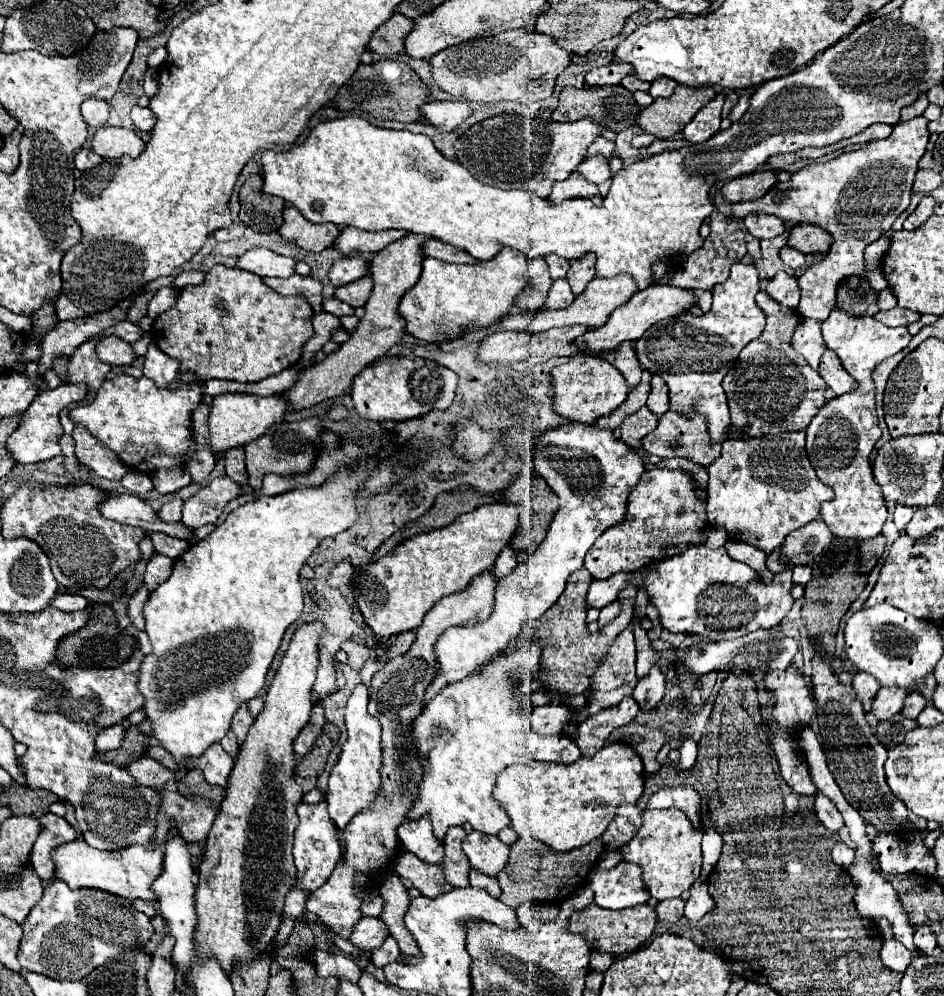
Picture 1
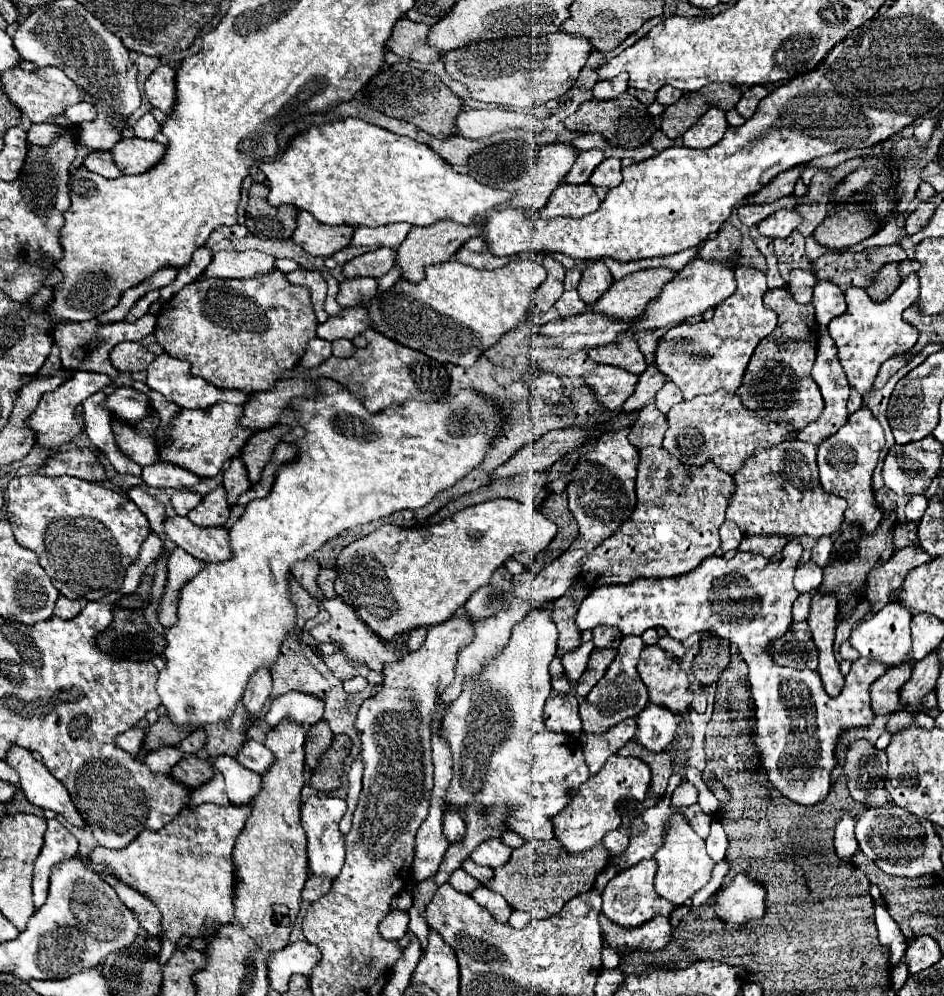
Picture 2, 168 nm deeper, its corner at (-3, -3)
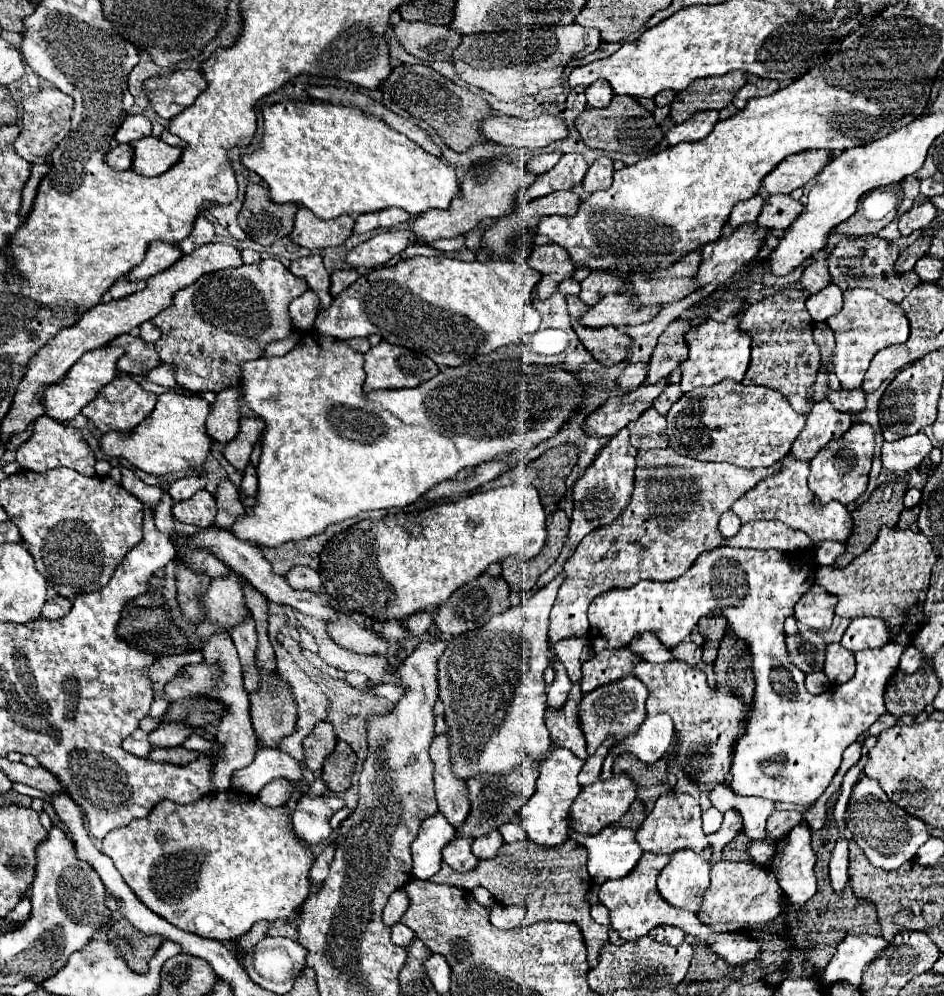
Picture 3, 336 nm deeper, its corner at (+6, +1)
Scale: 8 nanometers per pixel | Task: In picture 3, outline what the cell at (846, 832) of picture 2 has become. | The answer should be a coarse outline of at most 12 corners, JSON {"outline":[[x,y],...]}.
{"outline":[[838,839],[830,859],[830,879],[838,895],[850,879],[848,841]]}

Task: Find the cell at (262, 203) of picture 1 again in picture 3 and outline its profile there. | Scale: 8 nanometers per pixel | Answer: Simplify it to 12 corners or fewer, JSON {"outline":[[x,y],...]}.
{"outline":[[248,185],[238,221],[252,241],[272,245],[292,233],[294,203],[272,203]]}

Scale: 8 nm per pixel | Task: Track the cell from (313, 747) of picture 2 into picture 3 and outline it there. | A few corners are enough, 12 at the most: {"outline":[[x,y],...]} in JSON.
{"outline":[[320,723],[306,737],[304,763],[320,771],[336,747],[330,723]]}

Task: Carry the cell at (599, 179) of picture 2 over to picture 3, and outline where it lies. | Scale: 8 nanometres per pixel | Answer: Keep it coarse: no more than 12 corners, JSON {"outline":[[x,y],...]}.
{"outline":[[600,157],[582,181],[584,191],[608,189],[612,159]]}

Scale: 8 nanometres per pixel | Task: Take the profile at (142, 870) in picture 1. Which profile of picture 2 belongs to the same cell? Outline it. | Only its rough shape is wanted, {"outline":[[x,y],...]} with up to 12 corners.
{"outline":[[247,805],[183,809],[91,867],[145,895],[179,935],[233,919]]}

